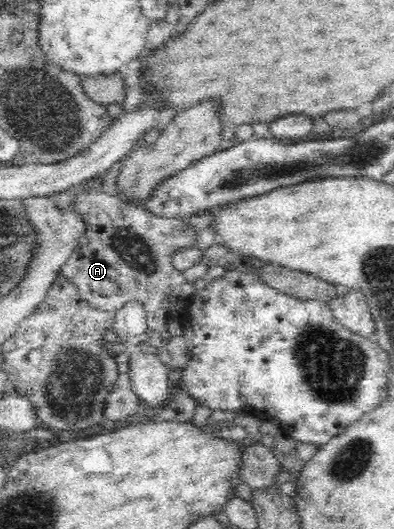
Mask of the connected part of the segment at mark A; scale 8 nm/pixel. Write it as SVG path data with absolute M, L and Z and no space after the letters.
M79 193L72 202L88 222L86 238L89 244L75 250L73 257L61 269L60 274L73 280L83 298L89 300L91 305L99 307L99 309L117 312L127 302L133 302L133 300L145 303L147 328L152 330L151 335L160 336L167 330L167 324L173 320L183 305L180 294L183 285L186 284L186 276L183 275L182 270L174 266L174 257L197 246L197 238L199 238L197 228L193 224L185 224L185 217L157 216L137 204L123 201L123 198L117 194Z

